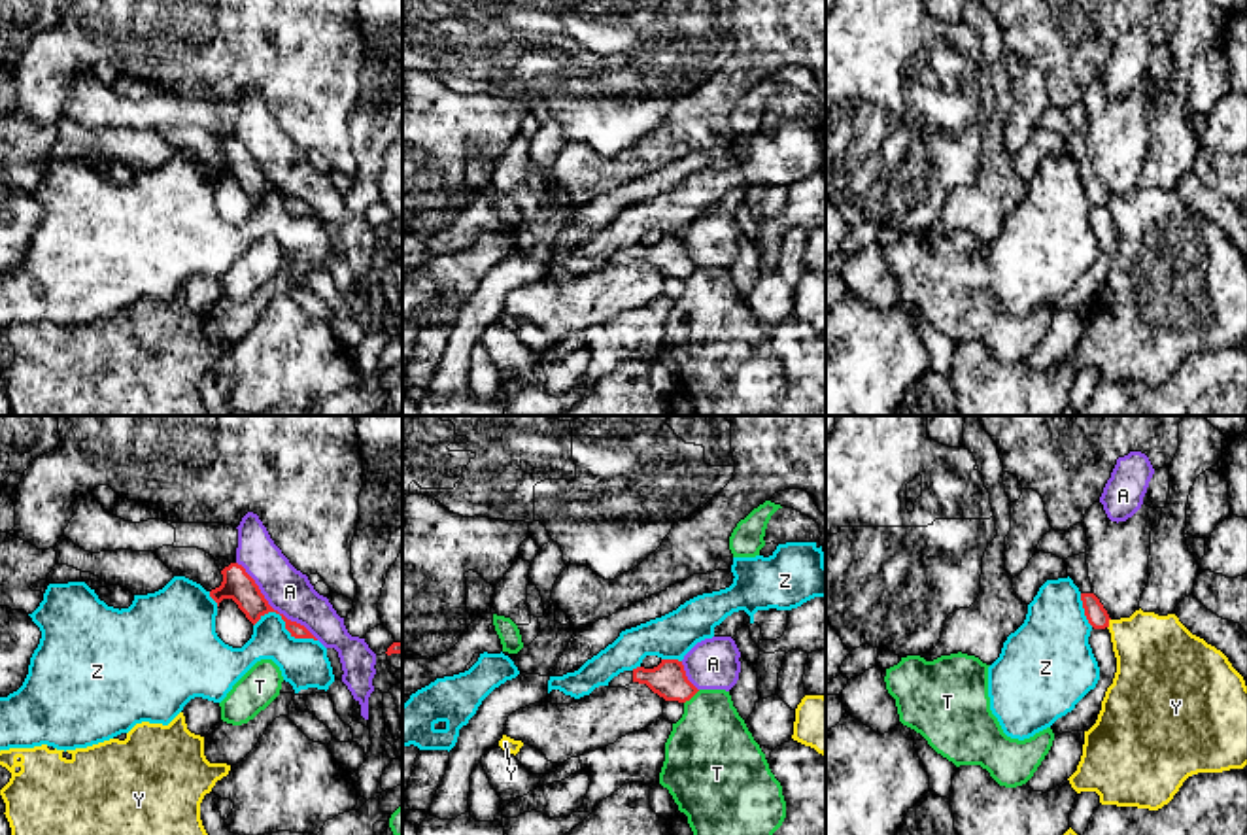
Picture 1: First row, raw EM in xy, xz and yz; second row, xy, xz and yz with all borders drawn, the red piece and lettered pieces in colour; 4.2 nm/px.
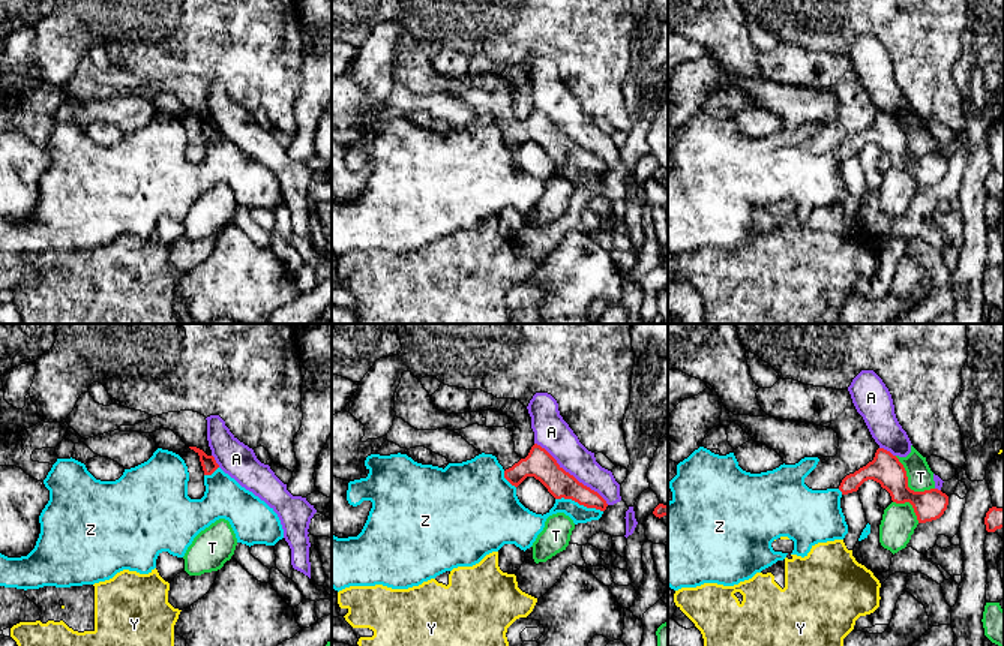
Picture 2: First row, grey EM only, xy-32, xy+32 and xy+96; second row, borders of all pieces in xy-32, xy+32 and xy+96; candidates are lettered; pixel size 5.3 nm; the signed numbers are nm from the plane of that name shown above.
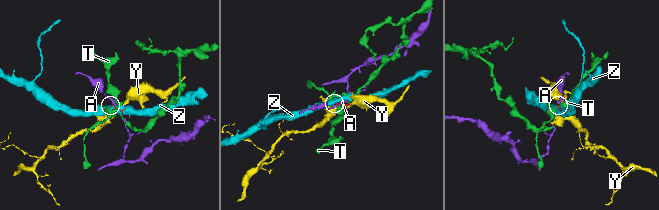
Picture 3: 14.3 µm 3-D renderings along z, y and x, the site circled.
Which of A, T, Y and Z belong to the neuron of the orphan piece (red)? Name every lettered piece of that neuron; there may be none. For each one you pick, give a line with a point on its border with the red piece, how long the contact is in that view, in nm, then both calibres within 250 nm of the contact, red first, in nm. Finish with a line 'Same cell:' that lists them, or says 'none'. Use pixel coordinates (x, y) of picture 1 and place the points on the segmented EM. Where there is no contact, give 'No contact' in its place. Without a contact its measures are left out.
Same cell: none

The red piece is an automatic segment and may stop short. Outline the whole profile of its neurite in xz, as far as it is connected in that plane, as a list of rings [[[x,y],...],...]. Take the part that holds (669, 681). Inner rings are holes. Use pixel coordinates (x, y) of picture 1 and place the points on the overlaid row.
[[[661,659],[654,669],[637,667],[614,676],[610,688],[625,688],[633,682],[646,684],[654,693],[665,701],[690,701],[699,690],[688,680],[682,661]]]

